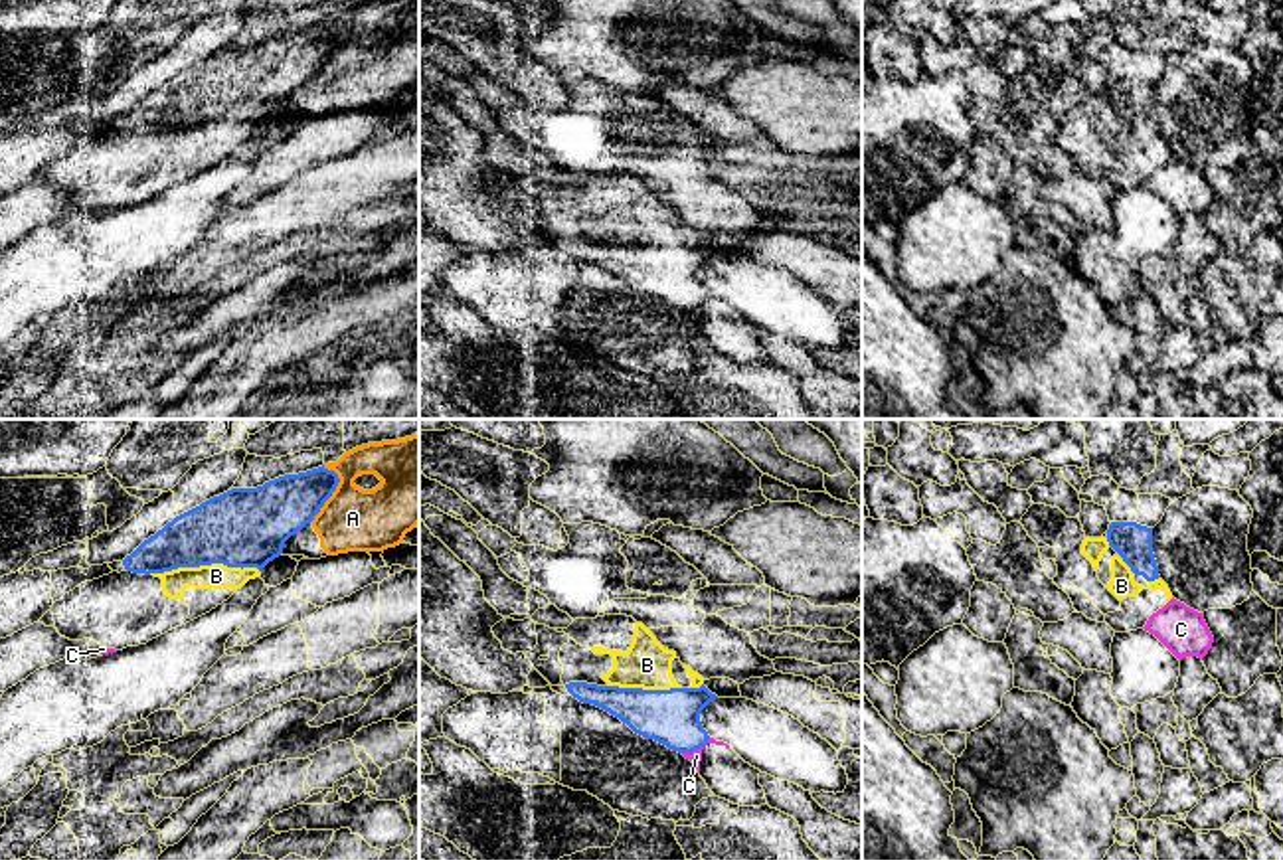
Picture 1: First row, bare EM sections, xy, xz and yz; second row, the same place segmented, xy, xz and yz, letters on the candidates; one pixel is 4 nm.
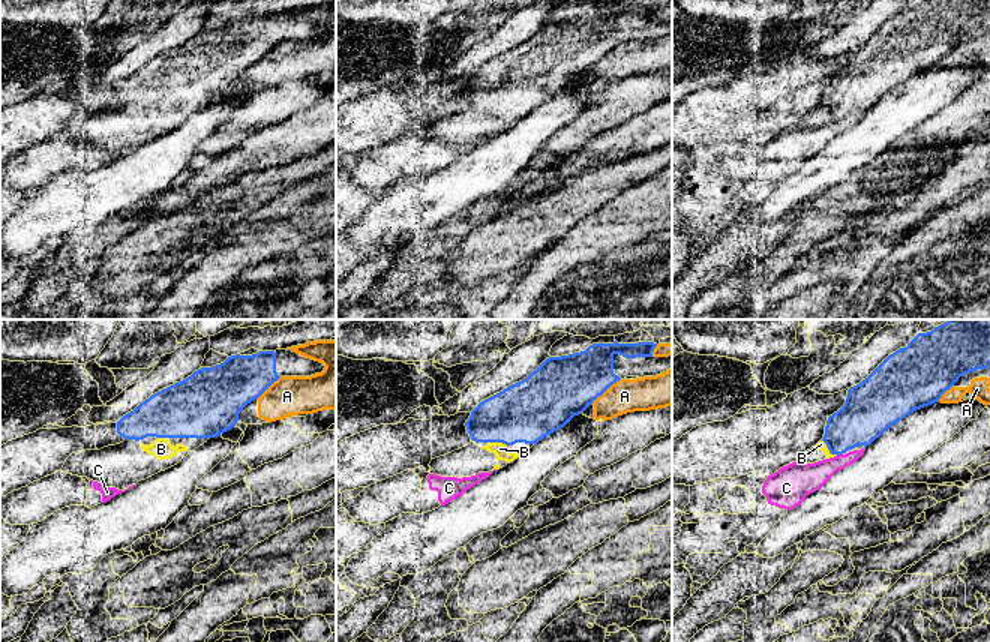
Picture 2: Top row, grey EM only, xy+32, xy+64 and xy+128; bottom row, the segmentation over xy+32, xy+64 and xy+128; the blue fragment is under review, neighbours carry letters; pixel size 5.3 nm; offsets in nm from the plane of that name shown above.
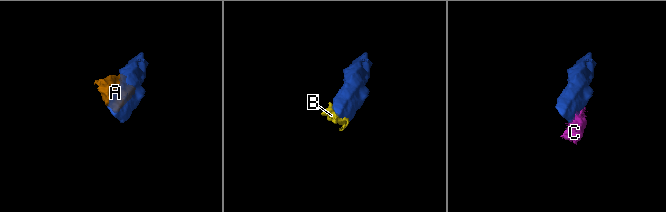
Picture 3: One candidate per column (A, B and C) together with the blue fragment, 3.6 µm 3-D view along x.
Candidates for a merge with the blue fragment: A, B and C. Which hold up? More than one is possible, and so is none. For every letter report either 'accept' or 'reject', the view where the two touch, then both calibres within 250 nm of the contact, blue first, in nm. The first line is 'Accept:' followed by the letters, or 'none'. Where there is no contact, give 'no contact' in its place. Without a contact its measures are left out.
Accept: B
A: reject; contact in xy; calibres 240 and 260 nm
B: accept; contact in xy; calibres 320 and 110 nm
C: reject; contact in xz; calibres 220 and 50 nm

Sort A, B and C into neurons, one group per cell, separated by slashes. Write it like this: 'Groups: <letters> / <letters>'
Groups: A / B / C

